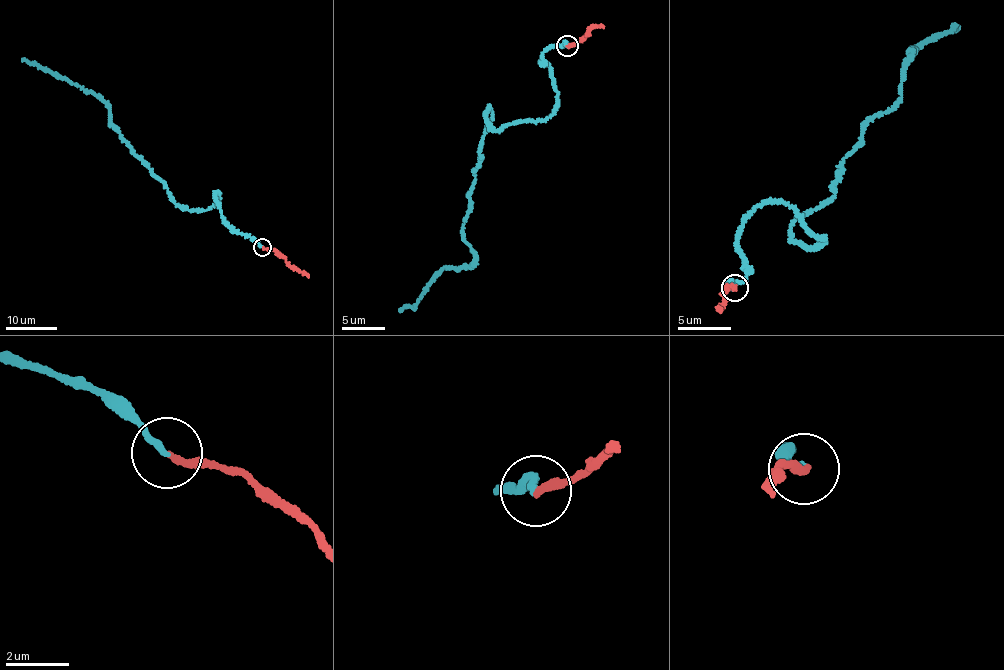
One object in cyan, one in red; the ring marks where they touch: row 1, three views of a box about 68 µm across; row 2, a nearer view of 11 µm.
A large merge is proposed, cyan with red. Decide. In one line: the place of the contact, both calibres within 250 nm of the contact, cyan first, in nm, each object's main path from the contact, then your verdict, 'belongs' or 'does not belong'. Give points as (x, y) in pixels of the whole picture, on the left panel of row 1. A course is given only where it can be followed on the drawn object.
(262, 247) | 220/220 nm | cyan via (262, 247), (232, 231), (217, 192), (208, 208), (191, 211), (174, 201), (109, 122), (102, 100), (21, 58) | red via (262, 247), (276, 252), (309, 278) | belongs

